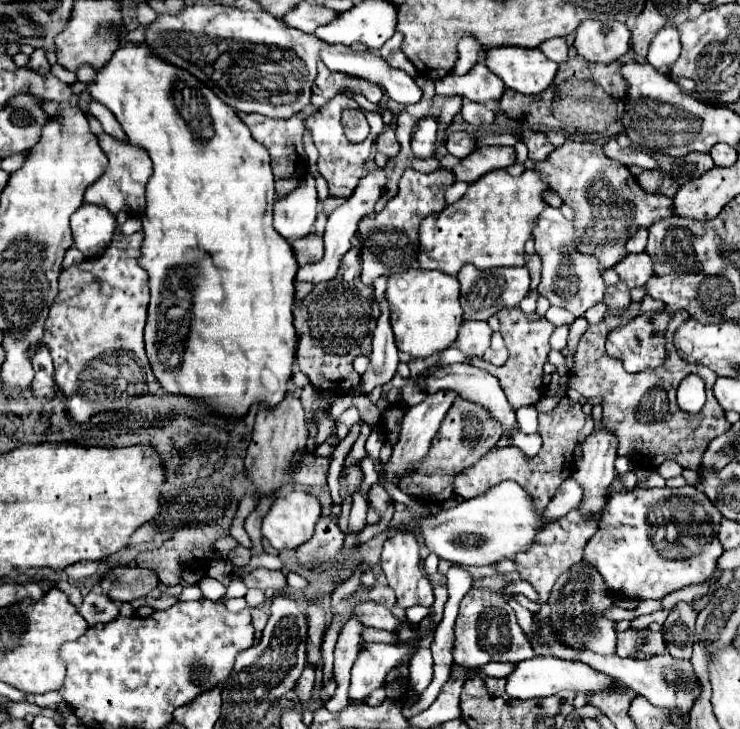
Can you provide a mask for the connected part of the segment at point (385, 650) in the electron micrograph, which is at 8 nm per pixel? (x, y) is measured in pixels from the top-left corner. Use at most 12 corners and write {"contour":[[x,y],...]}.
{"contour":[[361,644],[351,668],[353,704],[385,686],[387,672],[417,648]]}

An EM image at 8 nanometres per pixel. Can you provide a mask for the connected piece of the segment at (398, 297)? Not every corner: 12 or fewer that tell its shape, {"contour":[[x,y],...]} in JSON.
{"contour":[[403,270],[387,284],[397,348],[427,358],[463,322],[459,280]]}

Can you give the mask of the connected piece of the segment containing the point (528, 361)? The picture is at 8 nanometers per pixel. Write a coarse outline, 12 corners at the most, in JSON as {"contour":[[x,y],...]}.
{"contour":[[499,310],[509,350],[495,374],[517,410],[543,396],[543,364],[555,326],[537,312]]}

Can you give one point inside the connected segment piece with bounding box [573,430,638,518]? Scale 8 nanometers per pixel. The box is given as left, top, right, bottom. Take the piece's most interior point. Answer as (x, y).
(595, 473)

